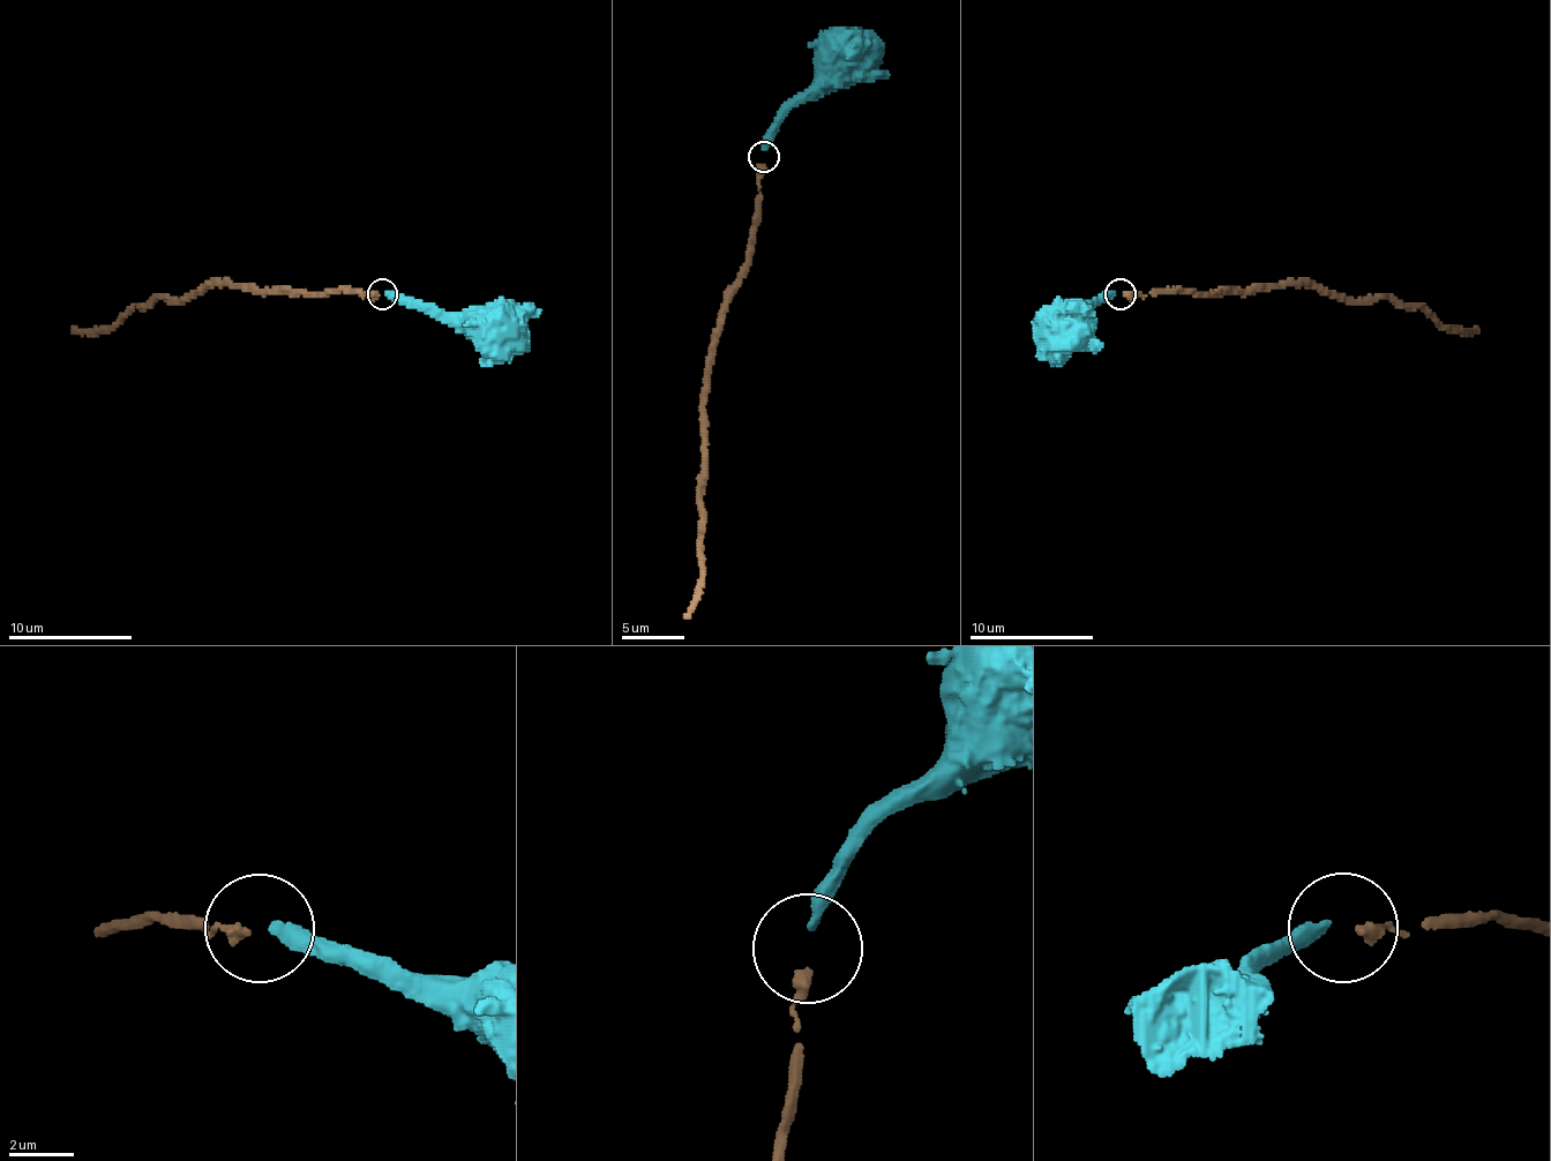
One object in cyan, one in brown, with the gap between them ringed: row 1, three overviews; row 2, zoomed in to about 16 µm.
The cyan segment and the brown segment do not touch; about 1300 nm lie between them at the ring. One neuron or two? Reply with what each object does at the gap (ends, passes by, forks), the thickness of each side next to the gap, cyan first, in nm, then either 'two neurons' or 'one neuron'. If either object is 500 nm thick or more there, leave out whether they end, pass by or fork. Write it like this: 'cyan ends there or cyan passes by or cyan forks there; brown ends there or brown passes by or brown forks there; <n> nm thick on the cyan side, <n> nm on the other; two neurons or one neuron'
cyan ends there; brown ends there; 360 nm thick on the cyan side, 380 nm on the other; one neuron

